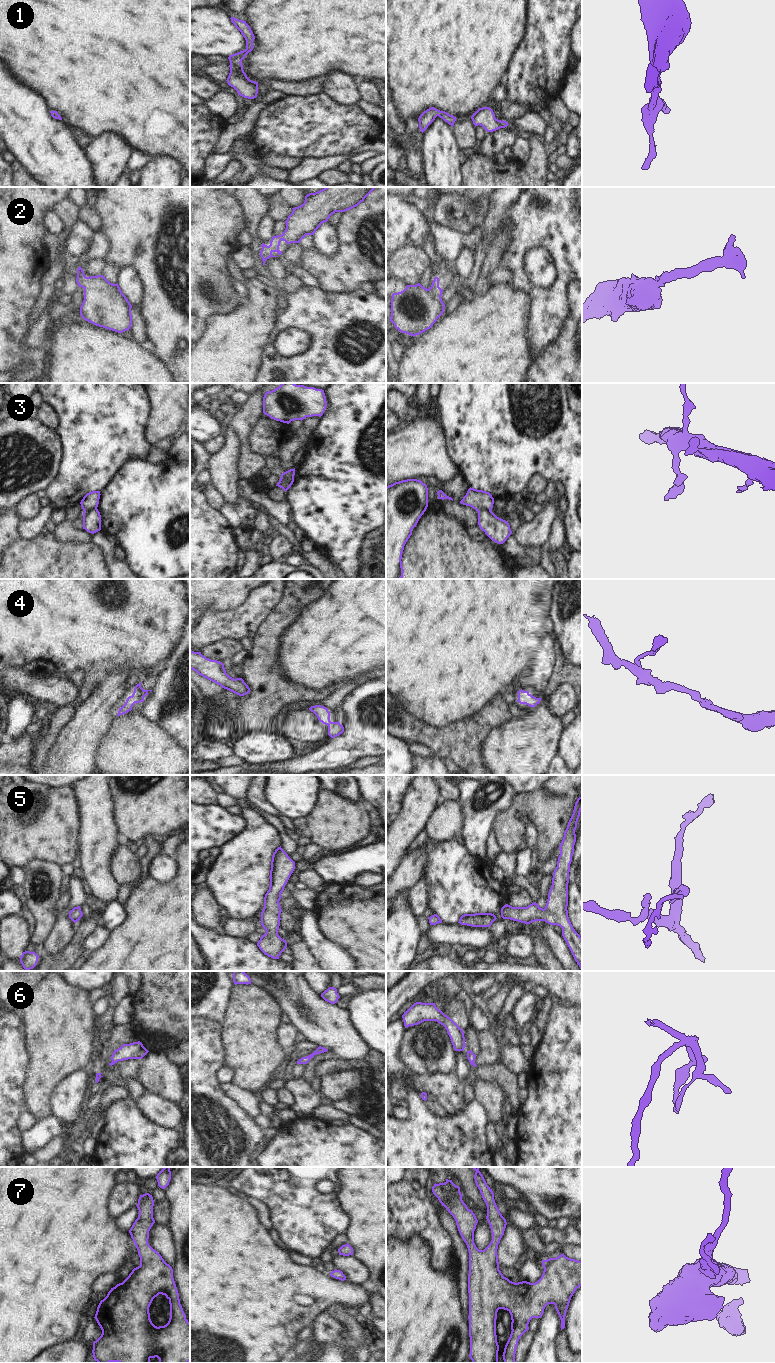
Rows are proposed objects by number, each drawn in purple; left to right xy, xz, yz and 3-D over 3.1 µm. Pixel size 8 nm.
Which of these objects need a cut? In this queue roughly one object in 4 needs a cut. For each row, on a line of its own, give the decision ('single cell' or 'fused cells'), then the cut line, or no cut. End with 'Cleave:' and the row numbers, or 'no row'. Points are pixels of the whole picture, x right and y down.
1: single cell; cut none
2: single cell; cut none
3: fused cells; cut yz (490, 509), (480, 508), (477, 511)
4: single cell; cut none
5: single cell; cut none
6: single cell; cut none
7: single cell; cut none
Cleave: 3

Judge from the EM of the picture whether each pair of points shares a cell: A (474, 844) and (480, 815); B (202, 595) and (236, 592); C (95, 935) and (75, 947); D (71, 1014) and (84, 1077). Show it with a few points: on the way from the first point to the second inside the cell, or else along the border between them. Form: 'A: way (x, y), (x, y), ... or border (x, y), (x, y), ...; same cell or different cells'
A: way (475, 837), (477, 822); same cell
B: way (210, 592), (228, 592); same cell
C: border (97, 925), (82, 939), (83, 948); different cells
D: border (86, 1067), (73, 1071), (62, 1081); different cells

